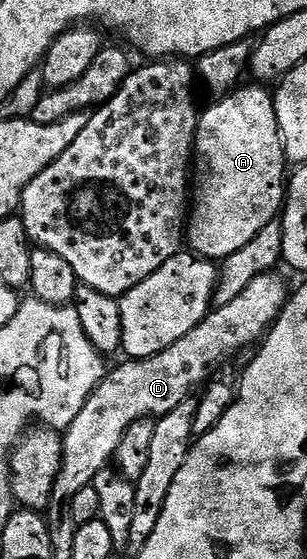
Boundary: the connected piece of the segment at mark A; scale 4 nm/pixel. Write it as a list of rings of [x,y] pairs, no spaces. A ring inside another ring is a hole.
[[[246,85],[231,90],[226,97],[213,100],[213,105],[201,112],[196,132],[194,184],[190,189],[186,245],[196,256],[207,257],[213,263],[219,263],[234,255],[234,251],[246,247],[262,227],[281,216],[286,200],[286,158],[284,143],[280,139],[276,102],[273,94],[264,90],[267,88]]]

